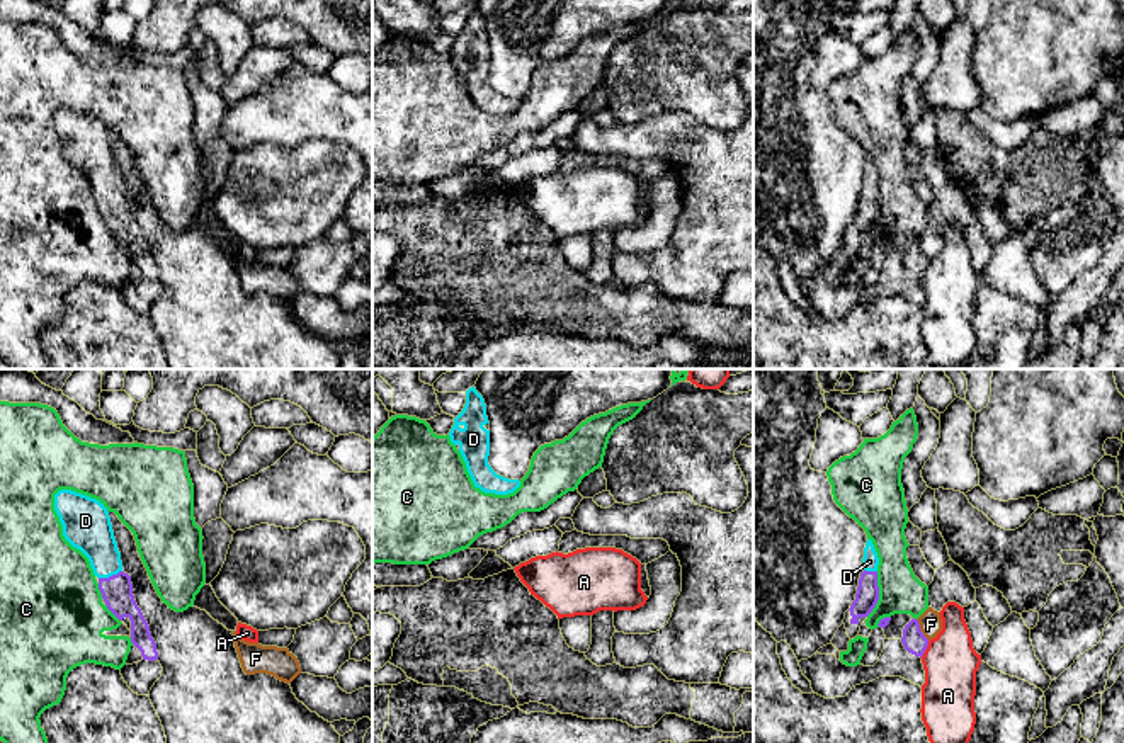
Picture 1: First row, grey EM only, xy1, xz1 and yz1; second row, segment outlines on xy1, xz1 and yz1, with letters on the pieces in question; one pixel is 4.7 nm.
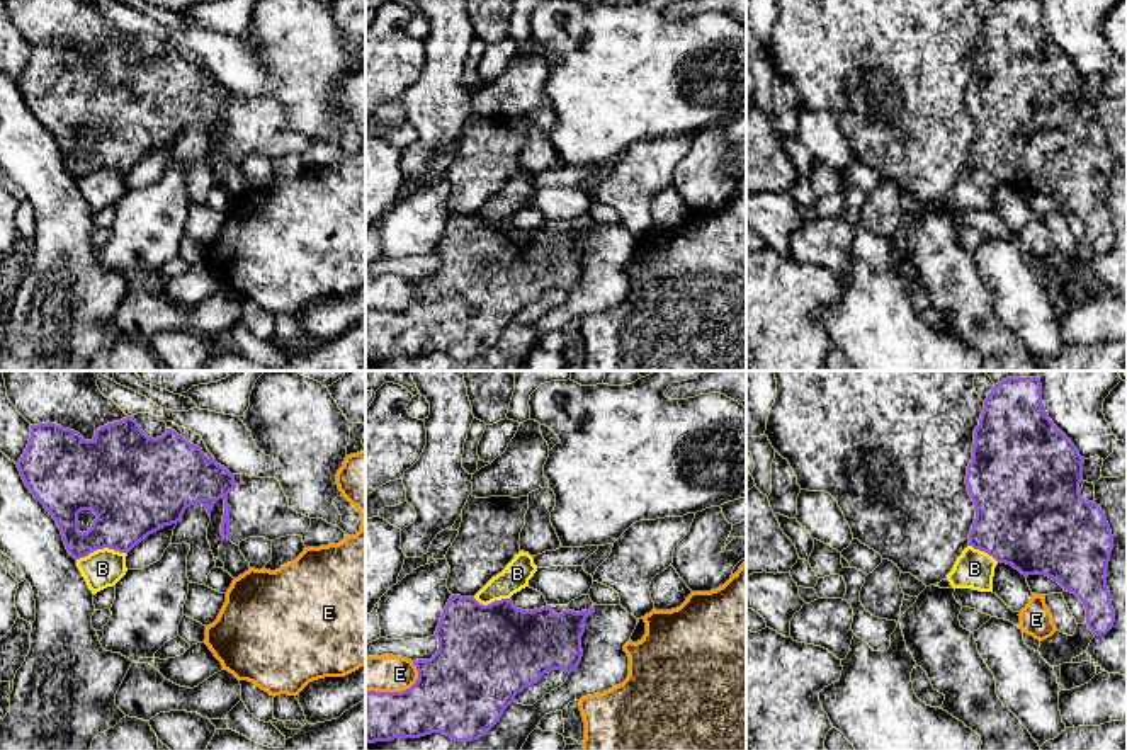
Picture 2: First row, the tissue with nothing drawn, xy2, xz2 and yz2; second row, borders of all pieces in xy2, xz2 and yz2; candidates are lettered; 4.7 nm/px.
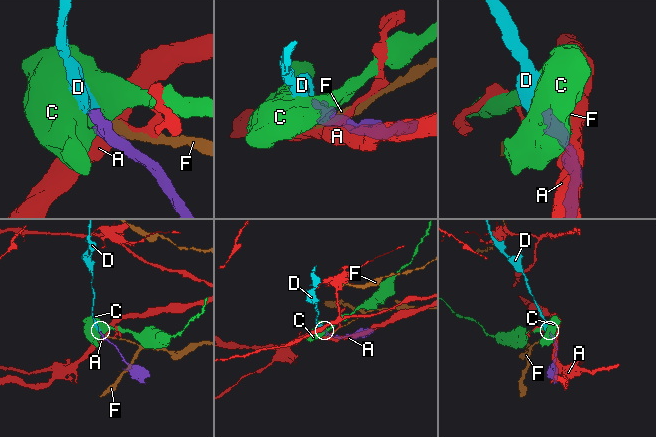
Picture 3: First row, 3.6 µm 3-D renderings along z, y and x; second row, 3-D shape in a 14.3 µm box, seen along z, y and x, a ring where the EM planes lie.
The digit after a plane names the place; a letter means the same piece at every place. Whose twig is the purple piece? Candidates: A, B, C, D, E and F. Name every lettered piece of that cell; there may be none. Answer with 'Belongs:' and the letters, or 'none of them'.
Belongs: D

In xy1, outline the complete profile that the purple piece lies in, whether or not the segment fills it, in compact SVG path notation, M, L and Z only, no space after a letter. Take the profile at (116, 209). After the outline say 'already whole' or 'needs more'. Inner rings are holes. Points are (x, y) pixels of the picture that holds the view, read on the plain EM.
M60 109L54 114L54 129L65 158L88 177L107 228L119 240L124 236L131 240L131 262L141 270L143 279L158 279L156 262L133 214L131 196L122 190L121 172L104 122L71 109Z; needs more

